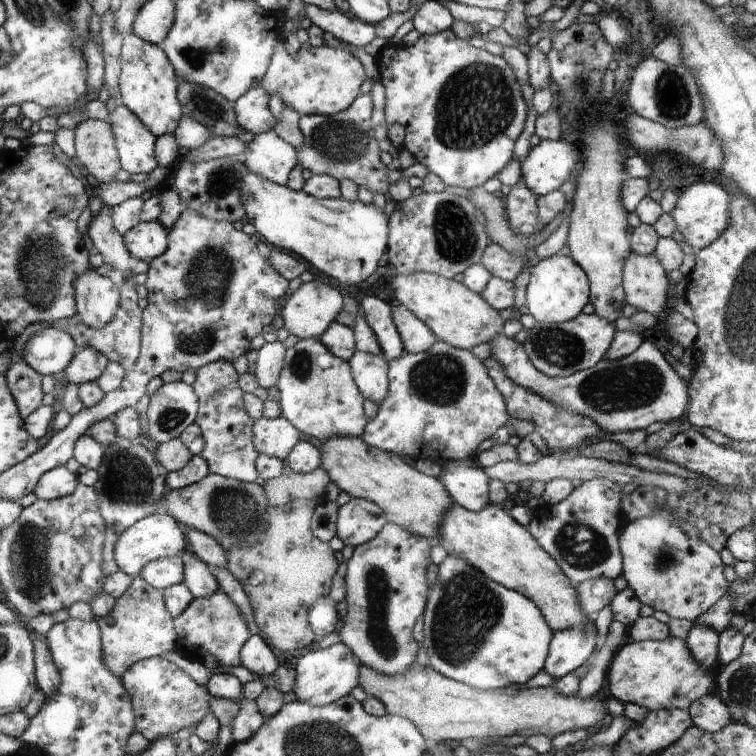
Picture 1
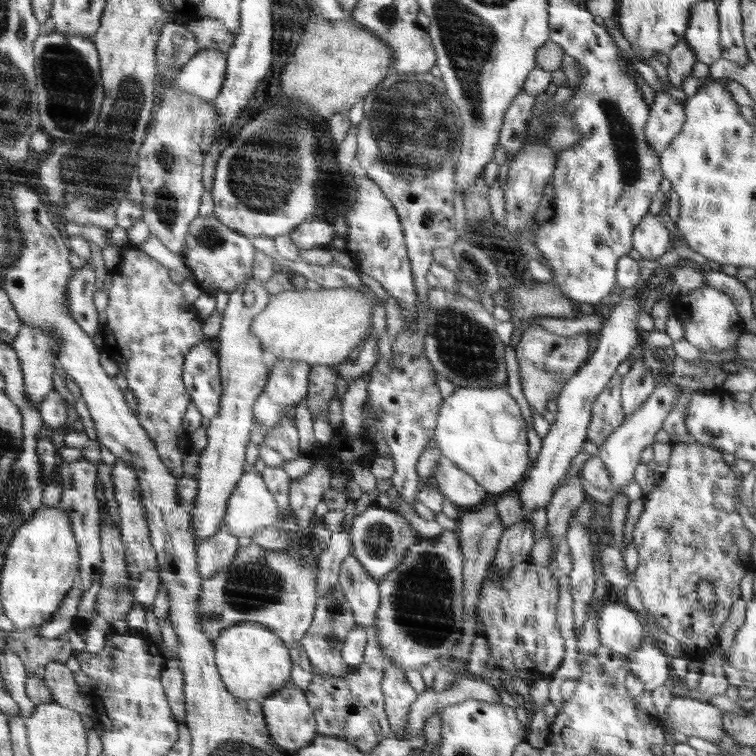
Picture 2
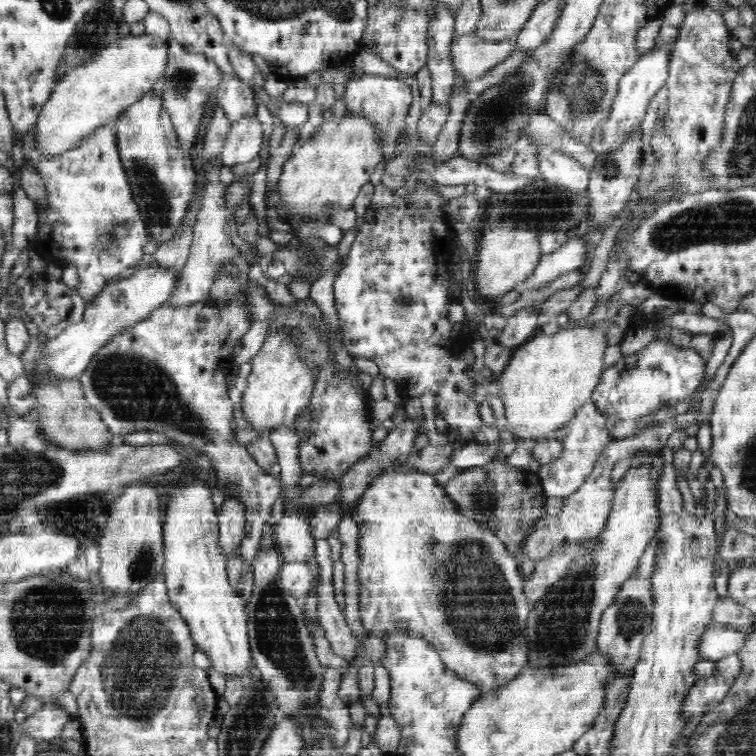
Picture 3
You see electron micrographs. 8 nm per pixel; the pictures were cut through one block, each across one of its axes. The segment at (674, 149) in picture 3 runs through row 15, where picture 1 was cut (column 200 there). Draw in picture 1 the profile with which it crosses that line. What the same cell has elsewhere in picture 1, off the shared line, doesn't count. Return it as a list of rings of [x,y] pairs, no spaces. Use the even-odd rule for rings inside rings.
[[[160,656],[135,662],[122,674],[121,680],[131,693],[131,703],[135,705],[138,717],[136,732],[150,743],[163,739],[166,734],[174,734],[180,728],[197,726],[210,712],[208,700],[212,696],[207,688],[198,685],[182,668]]]

